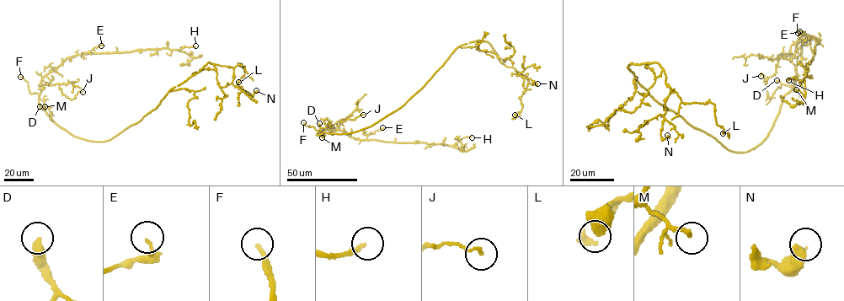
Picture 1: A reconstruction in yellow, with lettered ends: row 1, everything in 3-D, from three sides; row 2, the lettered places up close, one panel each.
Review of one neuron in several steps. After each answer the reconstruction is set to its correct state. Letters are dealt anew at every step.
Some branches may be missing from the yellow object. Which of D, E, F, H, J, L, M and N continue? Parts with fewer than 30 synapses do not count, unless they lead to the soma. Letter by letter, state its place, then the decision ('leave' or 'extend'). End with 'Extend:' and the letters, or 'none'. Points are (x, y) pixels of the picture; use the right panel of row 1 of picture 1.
D: at (777, 80); extend
E: at (799, 31); leave
F: at (798, 33); extend
H: at (788, 80); leave
J: at (761, 76); leave
L: at (723, 133); leave
M: at (796, 89); leave
N: at (667, 135); leave
Extend: D, F

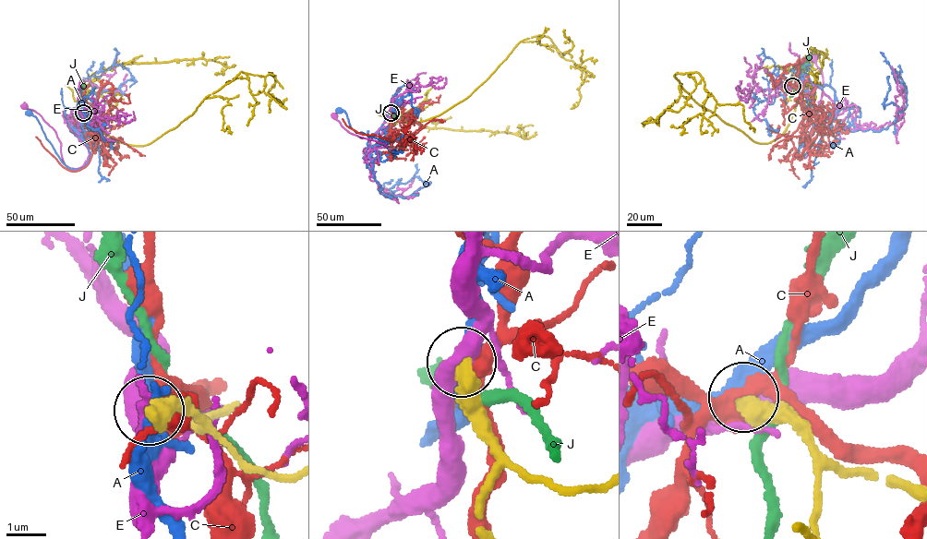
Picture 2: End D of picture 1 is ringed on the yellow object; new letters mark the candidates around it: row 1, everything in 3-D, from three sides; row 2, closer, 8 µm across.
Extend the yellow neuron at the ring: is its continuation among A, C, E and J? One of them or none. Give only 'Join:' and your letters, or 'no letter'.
Join: no letter

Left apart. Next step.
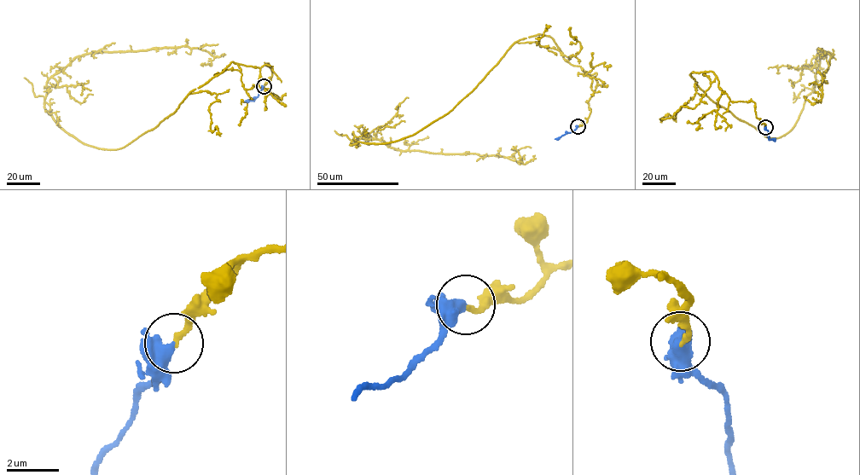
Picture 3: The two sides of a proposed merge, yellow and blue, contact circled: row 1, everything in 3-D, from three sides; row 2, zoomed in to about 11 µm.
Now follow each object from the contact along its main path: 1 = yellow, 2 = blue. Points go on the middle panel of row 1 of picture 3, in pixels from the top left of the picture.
1: (578, 126), (596, 73), (540, 34), (514, 43), (427, 127), (350, 145), (375, 138), (522, 164), (512, 148)
2: (578, 126), (554, 139)

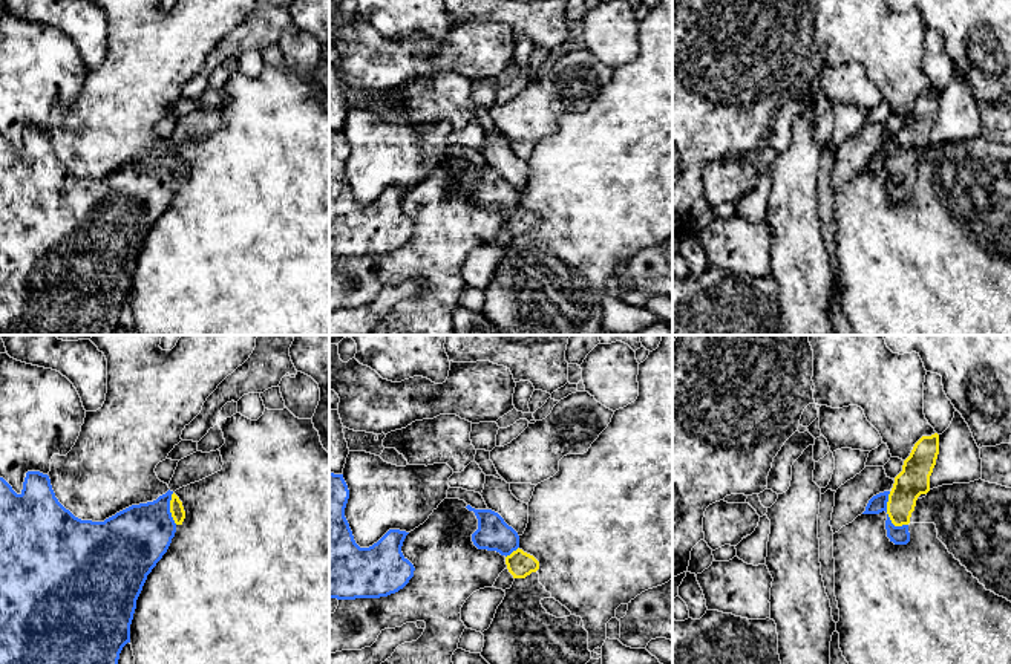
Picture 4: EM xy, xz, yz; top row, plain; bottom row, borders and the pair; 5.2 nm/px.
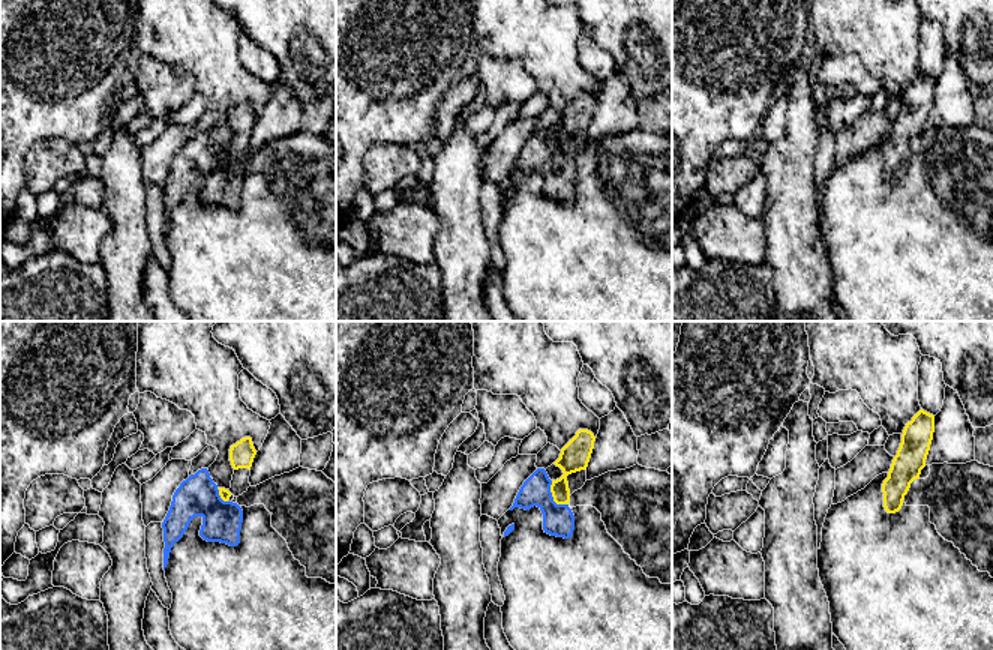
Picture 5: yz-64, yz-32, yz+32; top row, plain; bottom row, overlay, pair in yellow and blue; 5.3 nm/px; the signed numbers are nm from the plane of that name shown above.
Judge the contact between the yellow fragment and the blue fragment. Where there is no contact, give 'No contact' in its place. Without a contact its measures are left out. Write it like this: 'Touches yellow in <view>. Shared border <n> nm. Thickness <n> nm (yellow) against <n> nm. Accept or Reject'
Touches yellow in yz. Shared border 200 nm. Thickness 160 nm (yellow) against 100 nm. Accept

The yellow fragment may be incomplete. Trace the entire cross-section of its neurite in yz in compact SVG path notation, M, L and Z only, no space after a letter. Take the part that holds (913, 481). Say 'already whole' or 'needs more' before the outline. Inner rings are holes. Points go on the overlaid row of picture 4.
needs more; M939 435L922 436L904 461L890 491L873 496L862 514L887 513L887 537L895 545L910 542L908 523L921 494L930 491L930 476L939 454Z

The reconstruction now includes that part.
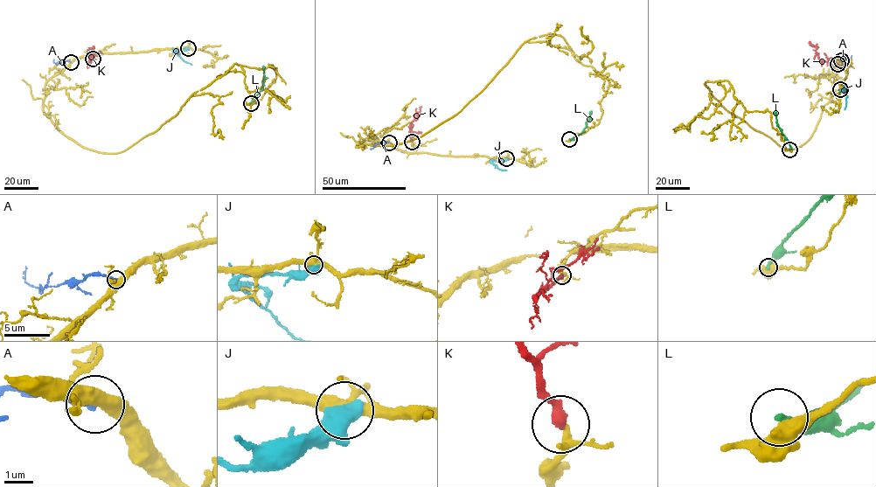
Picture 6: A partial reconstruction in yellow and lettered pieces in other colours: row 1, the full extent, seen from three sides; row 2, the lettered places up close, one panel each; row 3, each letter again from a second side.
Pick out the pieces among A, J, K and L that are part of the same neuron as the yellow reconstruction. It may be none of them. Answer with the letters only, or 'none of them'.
K

